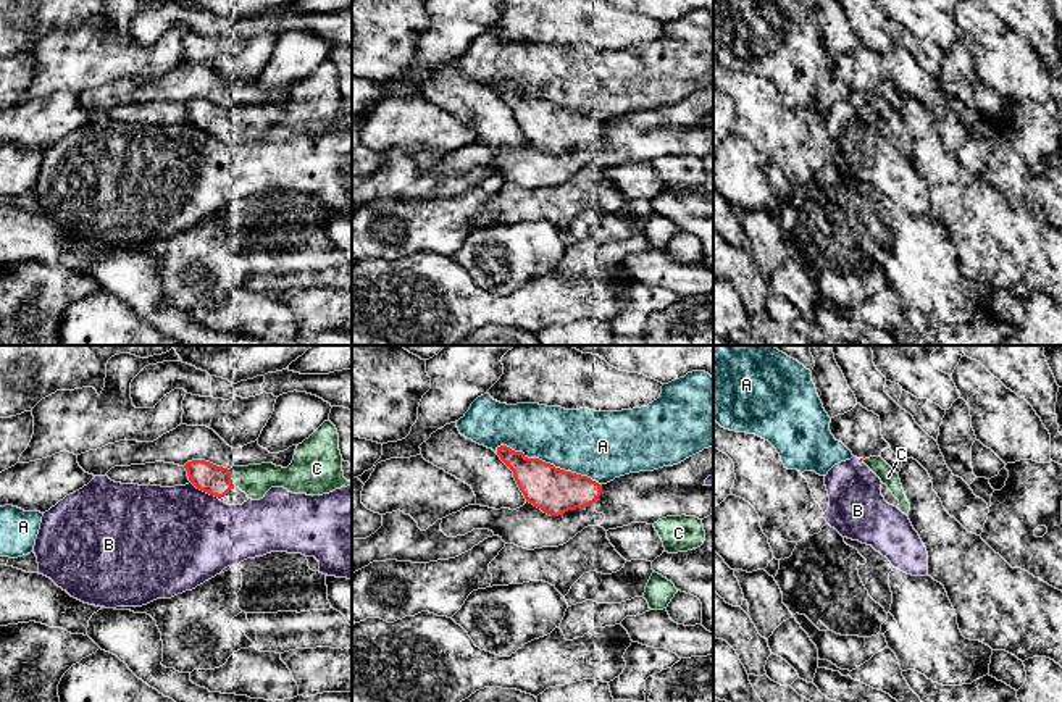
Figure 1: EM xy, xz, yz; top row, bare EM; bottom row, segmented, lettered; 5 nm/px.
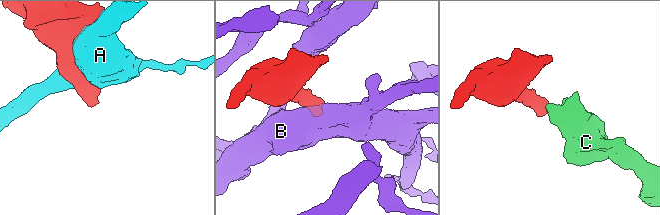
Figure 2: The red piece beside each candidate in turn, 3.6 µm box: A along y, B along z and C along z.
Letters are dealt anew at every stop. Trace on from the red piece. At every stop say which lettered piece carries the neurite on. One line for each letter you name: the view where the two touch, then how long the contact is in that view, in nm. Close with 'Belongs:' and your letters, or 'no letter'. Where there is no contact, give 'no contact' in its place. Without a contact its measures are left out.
C: contact in xy; length 90 nm
Belongs: C

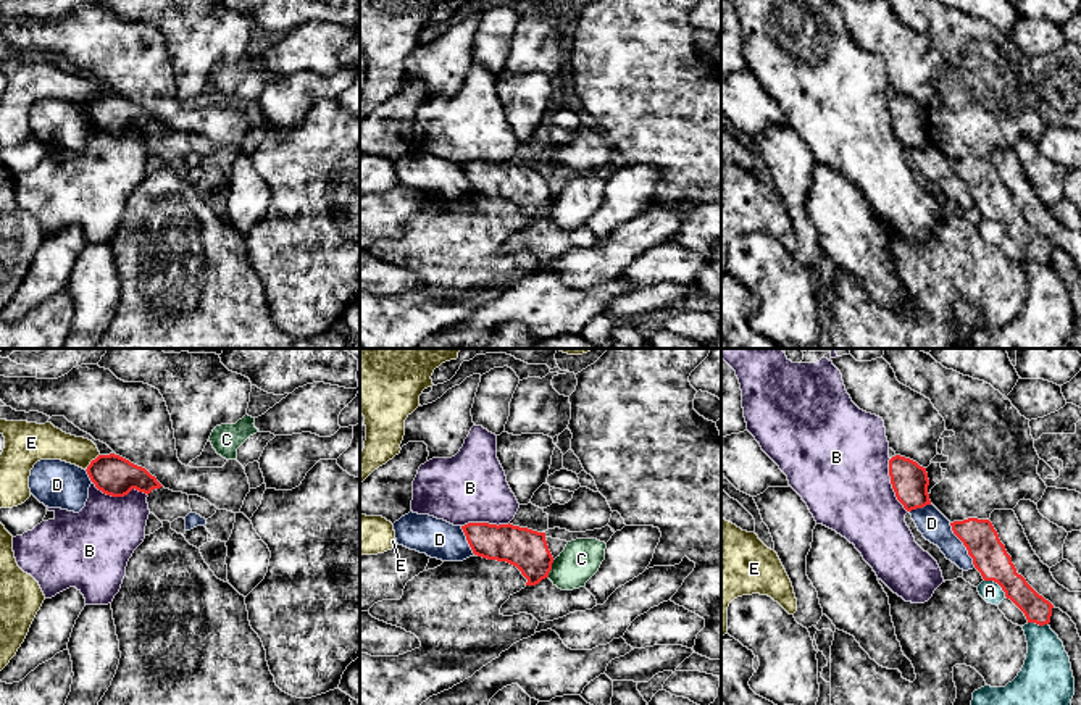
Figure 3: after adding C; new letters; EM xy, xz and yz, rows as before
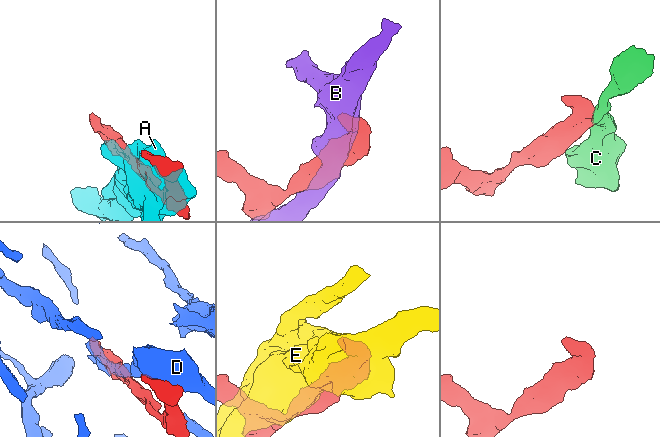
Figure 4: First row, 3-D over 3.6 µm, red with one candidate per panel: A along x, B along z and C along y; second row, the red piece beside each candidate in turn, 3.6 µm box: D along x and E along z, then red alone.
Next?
Belongs: no letter

